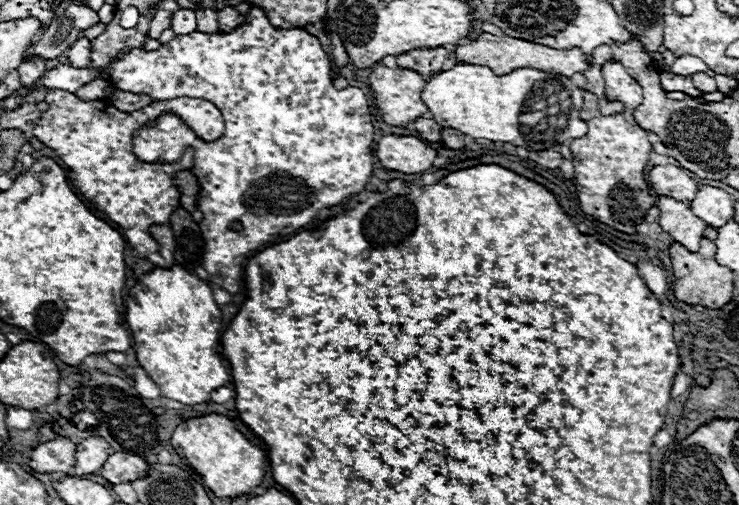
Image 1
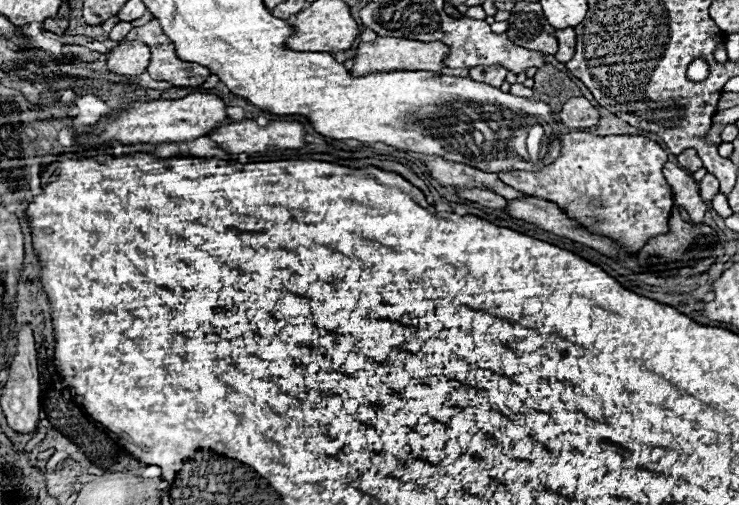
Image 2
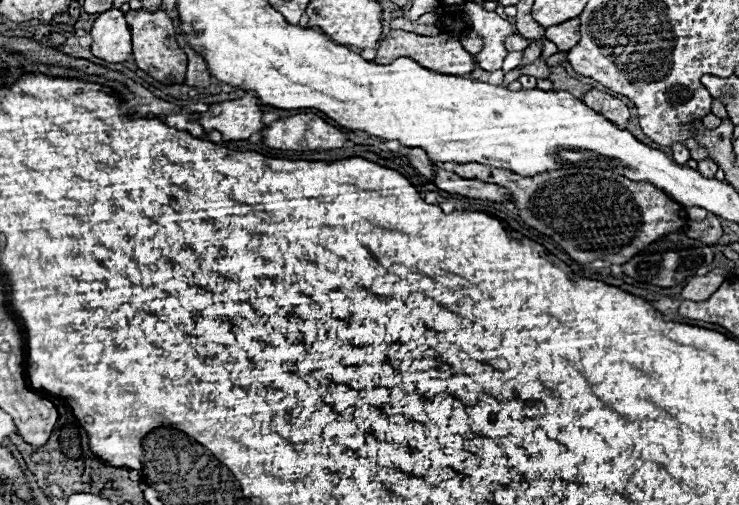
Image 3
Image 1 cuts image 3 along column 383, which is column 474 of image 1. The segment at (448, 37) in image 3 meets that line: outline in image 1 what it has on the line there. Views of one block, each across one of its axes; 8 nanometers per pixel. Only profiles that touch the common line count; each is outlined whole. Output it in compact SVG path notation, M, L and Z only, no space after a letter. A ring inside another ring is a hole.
M480 34L474 40L462 42L456 46L456 58L458 62L468 62L468 64L484 64L488 68L492 68L492 72L496 74L508 74L516 68L536 68L542 72L550 72L550 74L560 74L566 78L572 78L576 72L584 74L590 68L590 60L586 54L582 54L578 48L572 50L556 50L544 44L534 44L528 40L518 40L518 38L510 38L510 36L502 36L496 38L492 34Z

